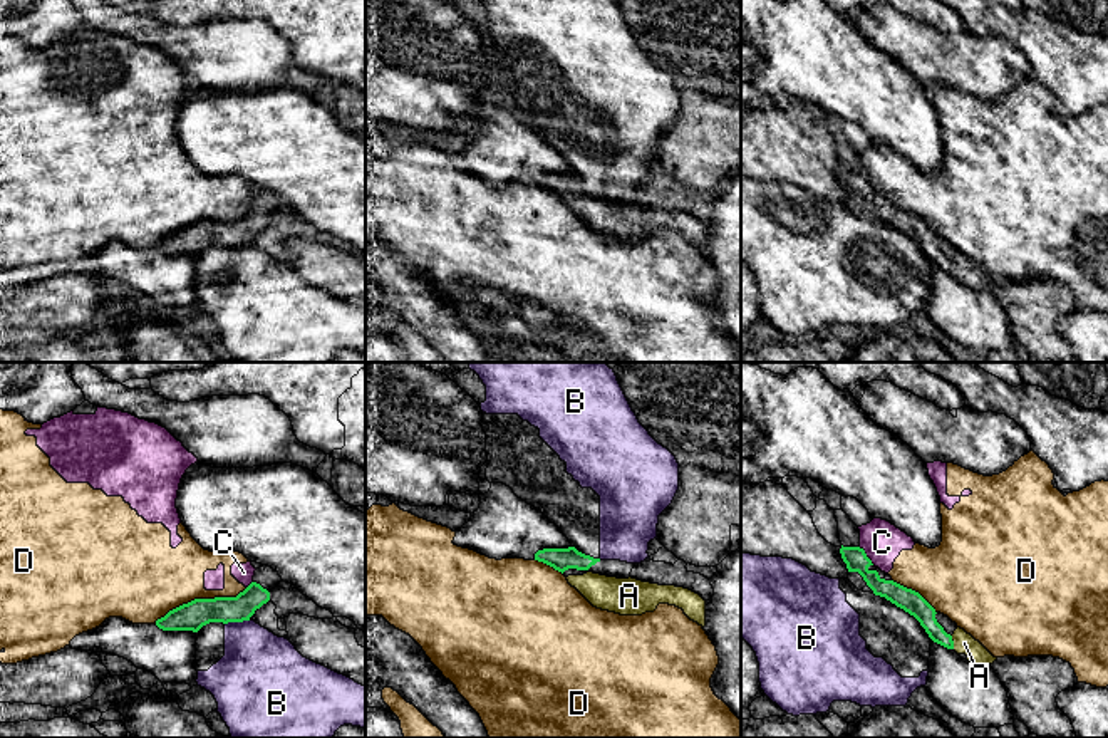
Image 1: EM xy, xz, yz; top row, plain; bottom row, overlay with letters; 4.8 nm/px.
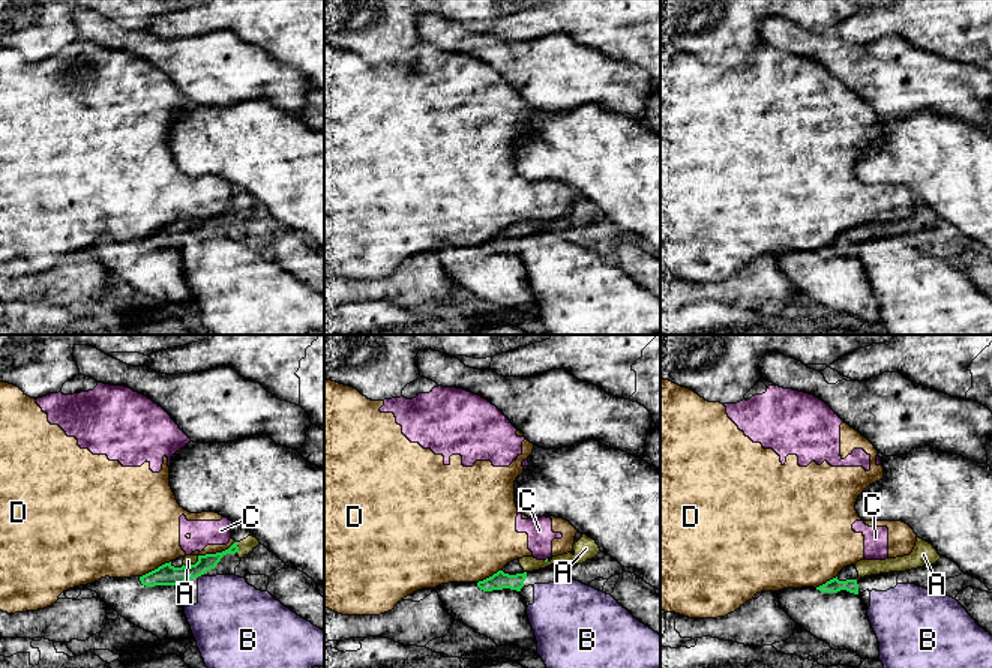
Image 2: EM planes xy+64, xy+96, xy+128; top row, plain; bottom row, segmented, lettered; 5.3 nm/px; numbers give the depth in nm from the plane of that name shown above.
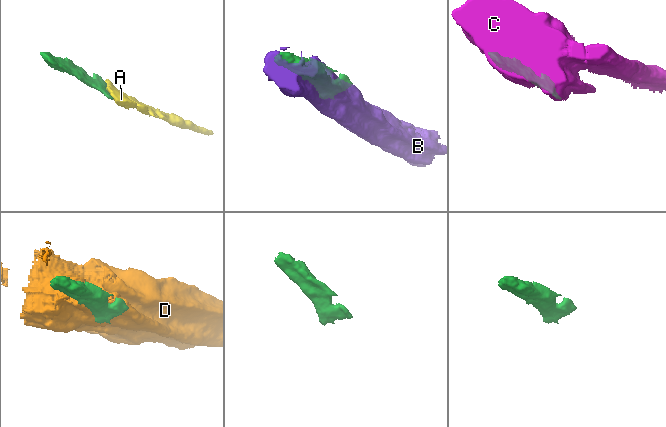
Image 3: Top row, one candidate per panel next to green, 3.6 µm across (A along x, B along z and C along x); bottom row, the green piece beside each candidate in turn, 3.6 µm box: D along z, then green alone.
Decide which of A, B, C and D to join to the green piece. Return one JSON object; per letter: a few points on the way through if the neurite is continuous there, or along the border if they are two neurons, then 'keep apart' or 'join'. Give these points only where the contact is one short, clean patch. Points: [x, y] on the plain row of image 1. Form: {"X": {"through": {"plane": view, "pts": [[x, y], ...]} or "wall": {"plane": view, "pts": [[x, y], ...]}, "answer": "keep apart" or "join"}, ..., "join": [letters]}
{"A": {"answer": "join"}, "B": {"wall": {"plane": "xy", "pts": [[248, 244], [225, 249]]}, "answer": "keep apart"}, "C": {"answer": "keep apart"}, "D": {"answer": "keep apart"}, "join": ["A"]}

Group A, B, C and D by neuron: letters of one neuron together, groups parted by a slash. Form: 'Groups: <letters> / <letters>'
Groups: A / B / C D

